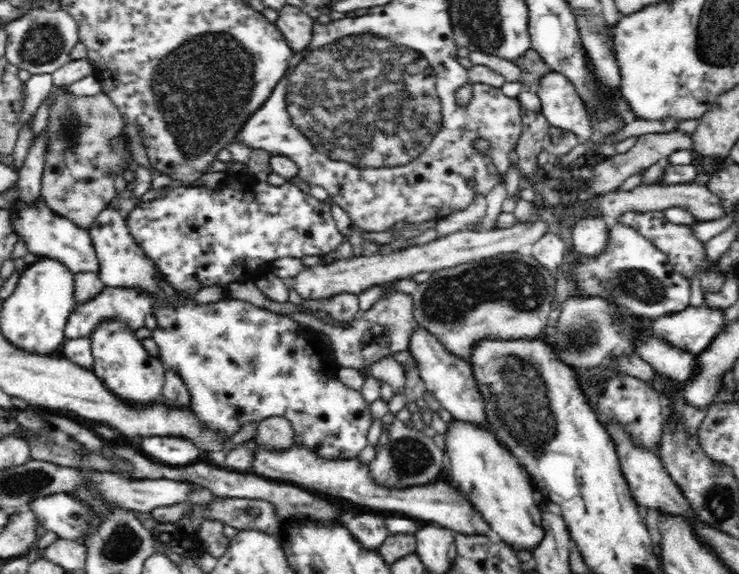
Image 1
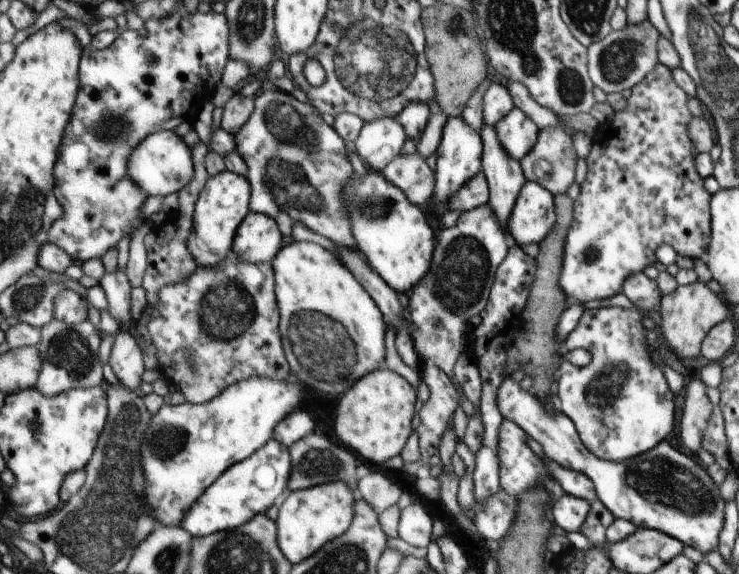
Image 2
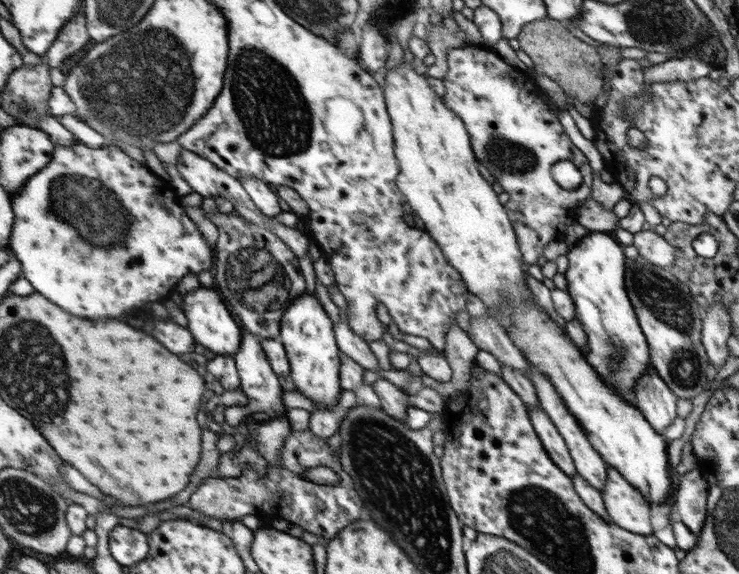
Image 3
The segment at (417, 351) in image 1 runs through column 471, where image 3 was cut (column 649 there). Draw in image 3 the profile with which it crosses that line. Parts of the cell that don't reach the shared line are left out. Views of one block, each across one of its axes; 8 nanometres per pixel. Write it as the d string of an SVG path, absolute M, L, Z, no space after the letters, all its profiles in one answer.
M653 367L638 379L637 399L634 404L662 434L676 418L676 396L673 389L662 380Z

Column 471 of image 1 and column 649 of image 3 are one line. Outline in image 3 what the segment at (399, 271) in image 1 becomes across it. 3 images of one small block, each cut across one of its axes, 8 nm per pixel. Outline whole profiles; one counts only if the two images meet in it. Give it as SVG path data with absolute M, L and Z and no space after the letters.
M649 228L637 232L633 236L639 256L659 268L671 268L675 262L675 248L664 238Z

